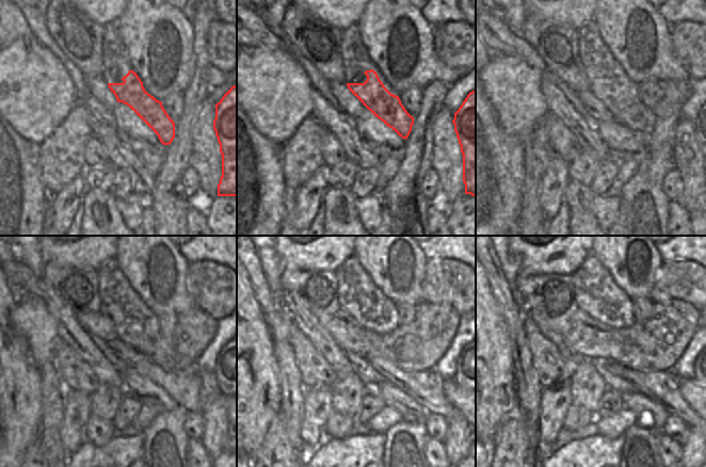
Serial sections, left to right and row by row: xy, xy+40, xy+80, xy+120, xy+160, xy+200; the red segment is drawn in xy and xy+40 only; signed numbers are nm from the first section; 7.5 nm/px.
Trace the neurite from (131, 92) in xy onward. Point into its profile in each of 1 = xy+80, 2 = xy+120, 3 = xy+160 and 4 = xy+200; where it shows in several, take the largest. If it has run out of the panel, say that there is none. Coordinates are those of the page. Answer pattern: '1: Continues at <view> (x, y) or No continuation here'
1: Continues at xy+80 (626, 108)
2: Continues at xy+120 (135, 334)
3: Continues at xy+160 (376, 325)
4: Continues at xy+200 (613, 323).

